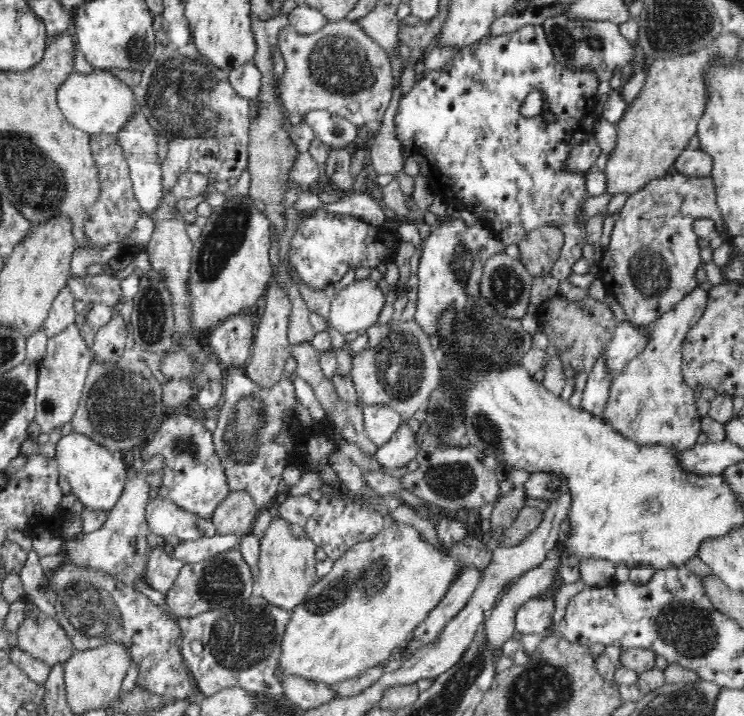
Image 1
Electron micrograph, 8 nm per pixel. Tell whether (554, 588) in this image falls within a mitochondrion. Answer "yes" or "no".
no

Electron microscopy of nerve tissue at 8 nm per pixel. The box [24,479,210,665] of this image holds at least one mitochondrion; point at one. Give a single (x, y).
(88, 609)

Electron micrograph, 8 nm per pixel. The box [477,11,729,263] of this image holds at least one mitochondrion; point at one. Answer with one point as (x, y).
(570, 44)

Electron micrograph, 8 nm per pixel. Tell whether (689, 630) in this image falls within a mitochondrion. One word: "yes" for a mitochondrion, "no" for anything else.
yes

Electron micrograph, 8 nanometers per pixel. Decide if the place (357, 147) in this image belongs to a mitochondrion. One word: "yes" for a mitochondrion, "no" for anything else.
no

